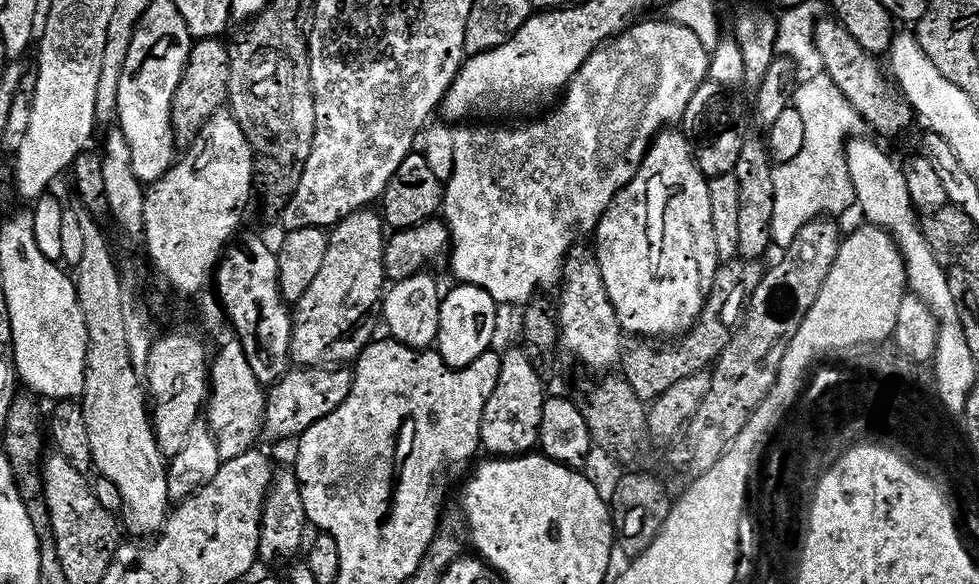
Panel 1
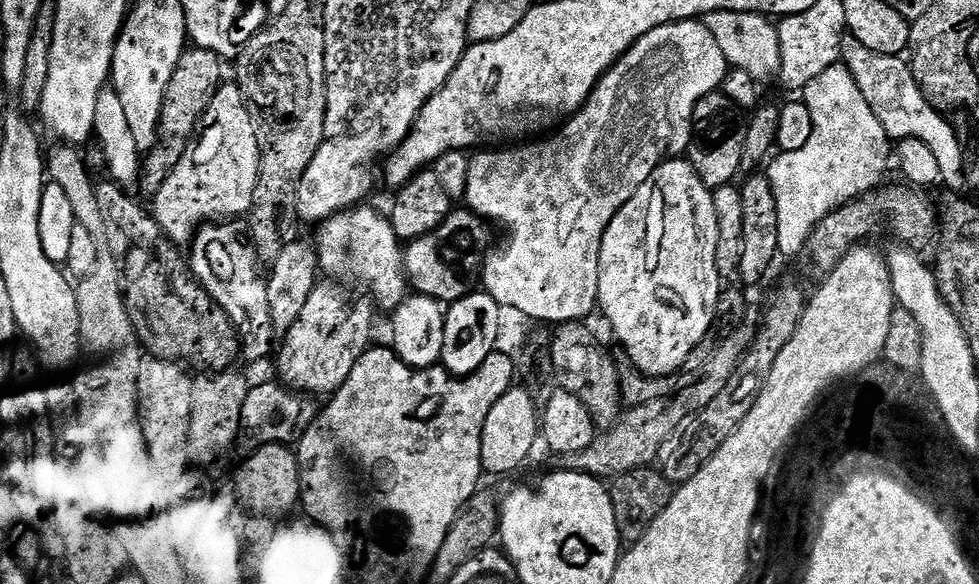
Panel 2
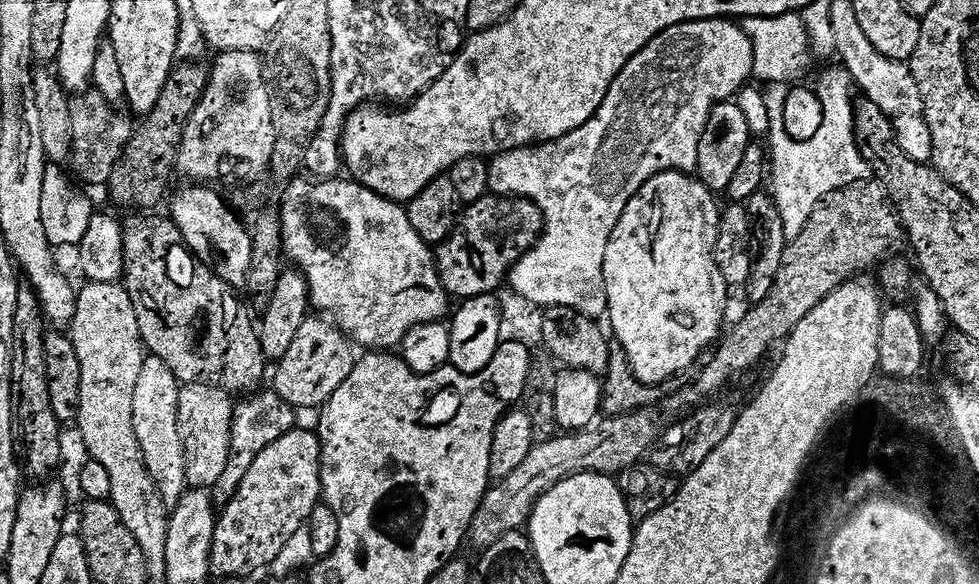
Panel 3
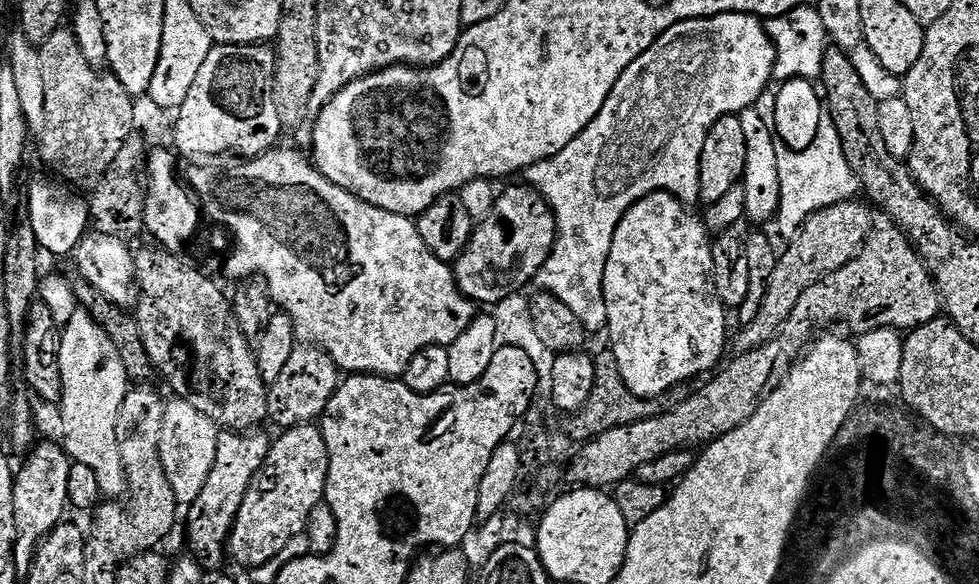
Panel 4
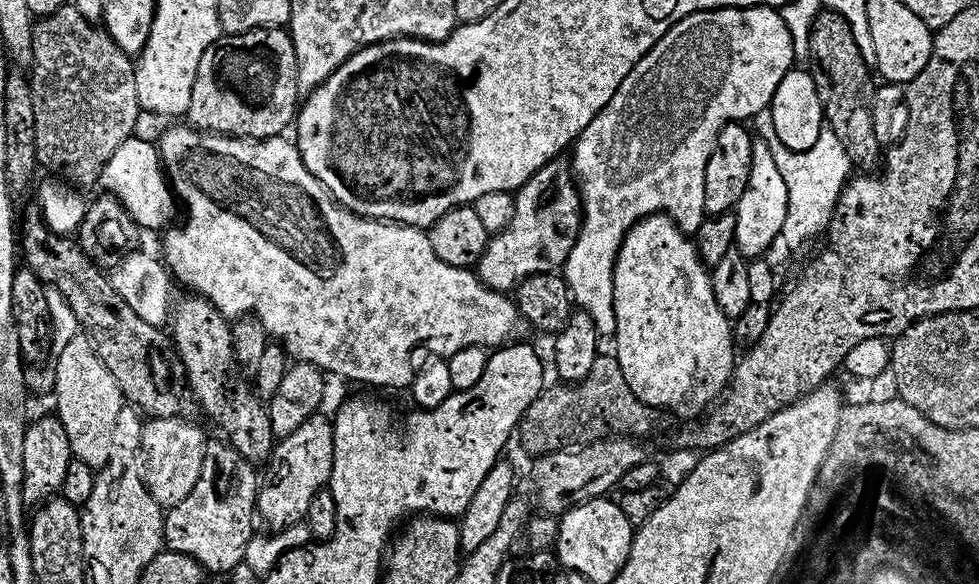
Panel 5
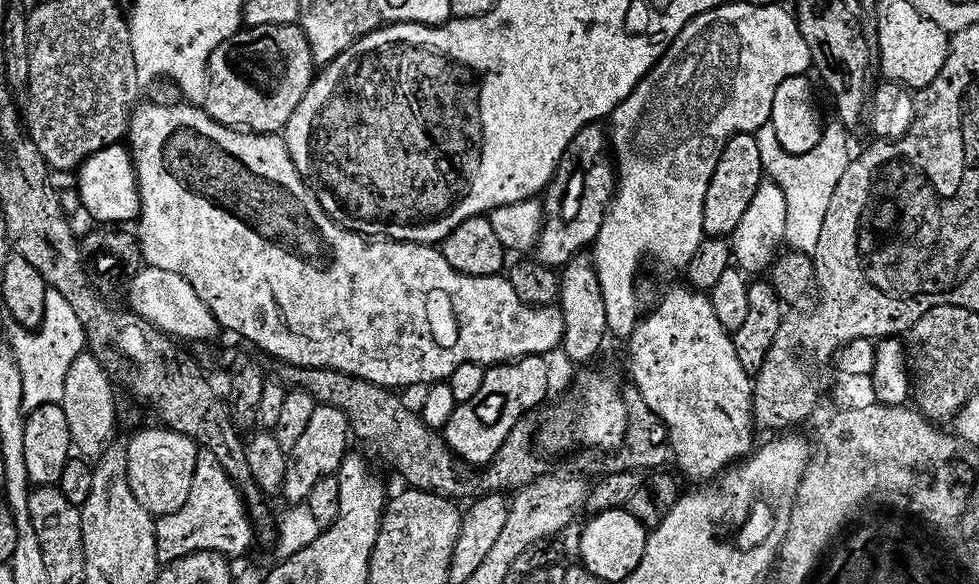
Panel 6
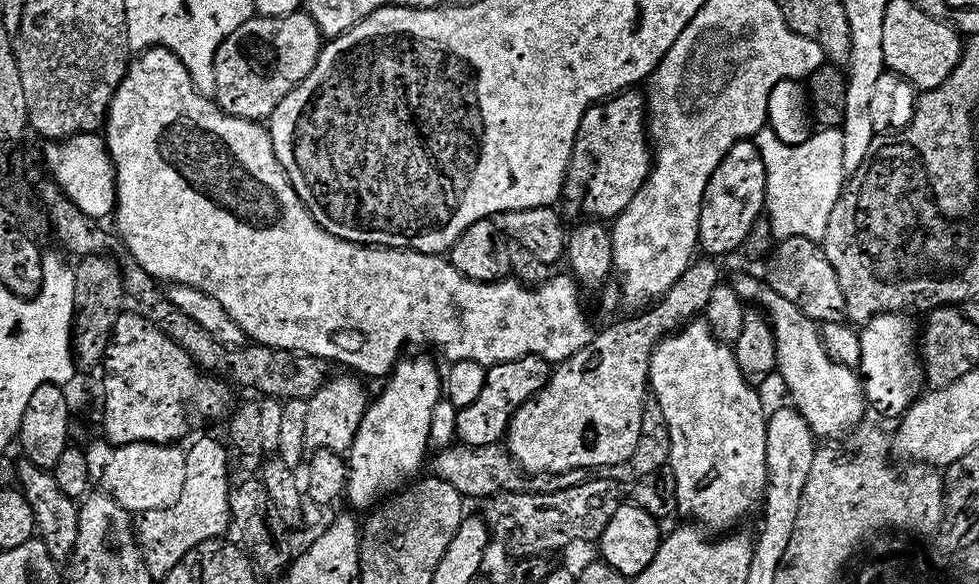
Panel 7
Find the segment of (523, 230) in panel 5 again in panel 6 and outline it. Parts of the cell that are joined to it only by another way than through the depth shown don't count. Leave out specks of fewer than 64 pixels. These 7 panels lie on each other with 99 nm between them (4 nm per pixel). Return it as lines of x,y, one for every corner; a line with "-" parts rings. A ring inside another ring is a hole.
585,126
570,142
554,178
542,196
544,224
534,252
541,264
563,269
572,257
581,255
596,243
608,206
616,194
617,177
614,164
604,157
606,132
600,126

